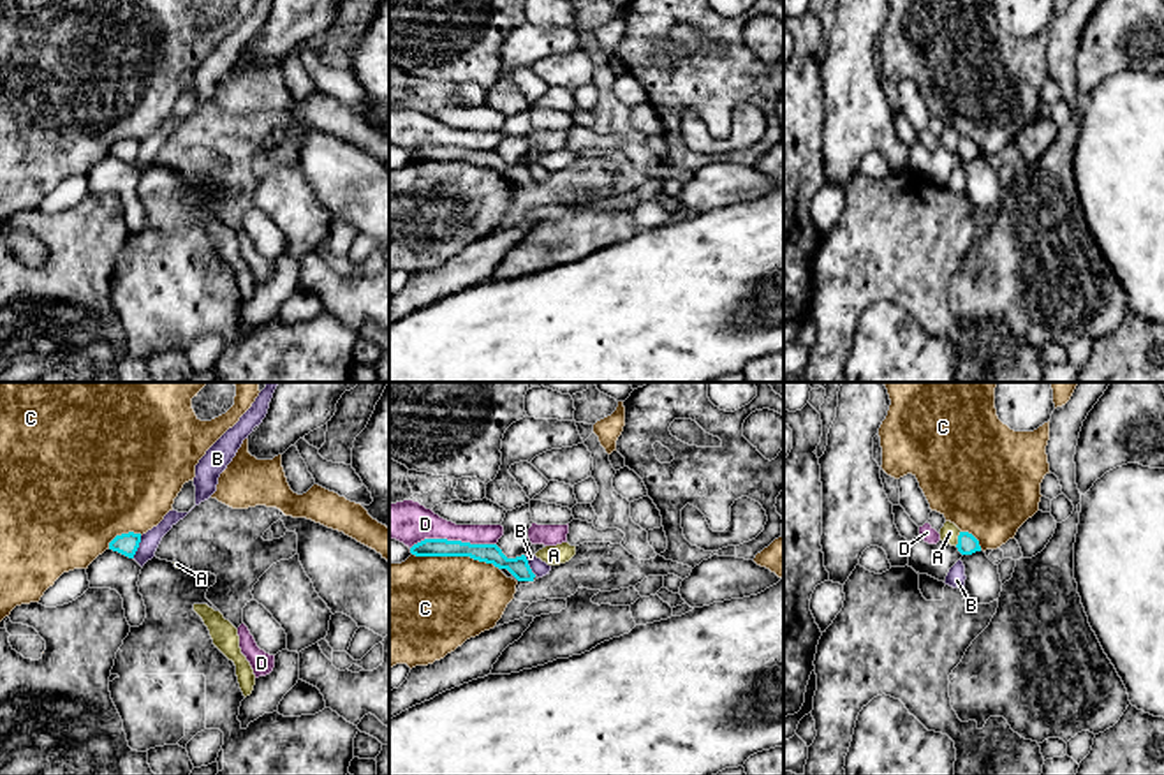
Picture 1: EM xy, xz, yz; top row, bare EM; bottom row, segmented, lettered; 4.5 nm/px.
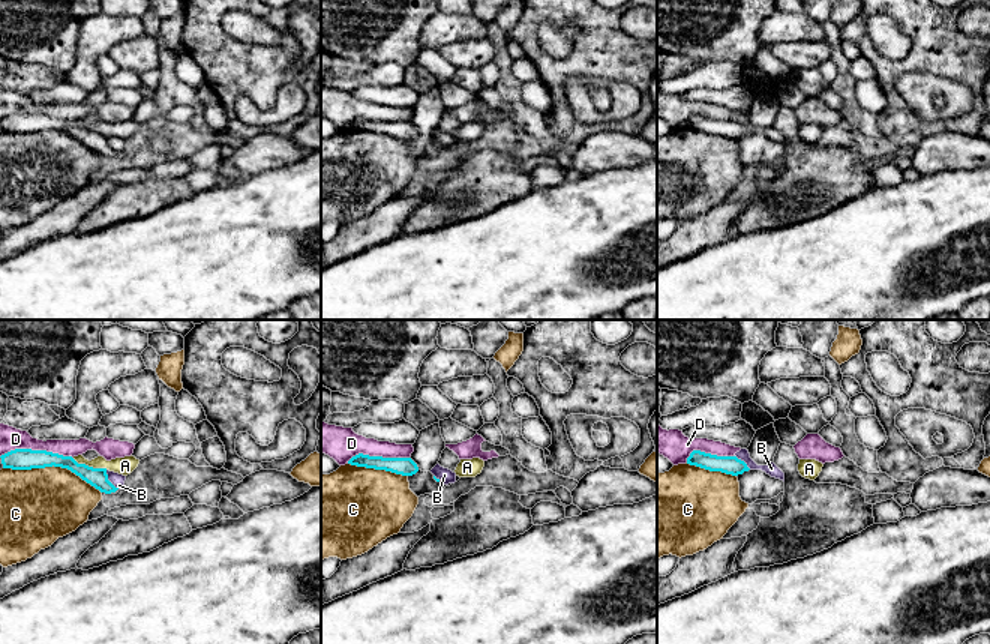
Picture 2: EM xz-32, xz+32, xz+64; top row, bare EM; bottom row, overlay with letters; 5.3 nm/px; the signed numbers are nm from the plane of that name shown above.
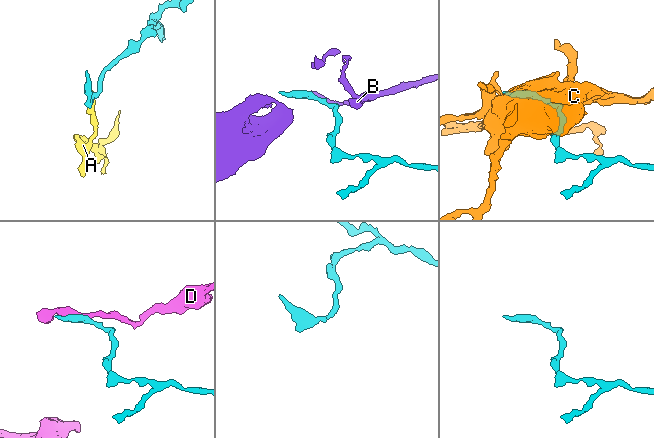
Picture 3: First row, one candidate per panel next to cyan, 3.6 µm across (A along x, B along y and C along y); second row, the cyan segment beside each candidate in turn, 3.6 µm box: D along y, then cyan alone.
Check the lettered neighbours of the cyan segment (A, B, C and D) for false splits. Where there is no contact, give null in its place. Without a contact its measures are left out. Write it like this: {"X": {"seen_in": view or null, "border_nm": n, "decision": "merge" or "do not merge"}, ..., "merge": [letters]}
{"A": {"seen_in": "yz", "border_nm": 80, "decision": "do not merge"}, "B": {"seen_in": "xy", "border_nm": 110, "decision": "do not merge"}, "C": {"seen_in": "xz", "border_nm": 400, "decision": "do not merge"}, "D": {"seen_in": "xz", "border_nm": 400, "decision": "do not merge"}, "merge": []}

